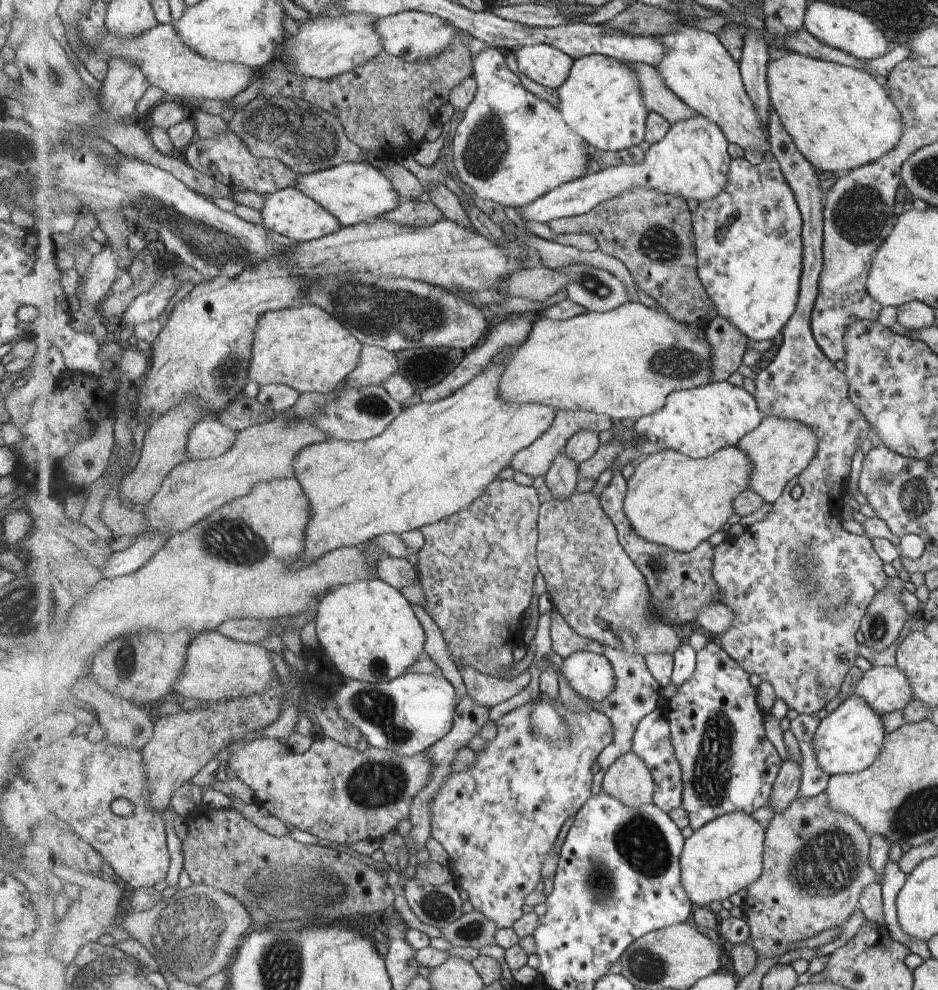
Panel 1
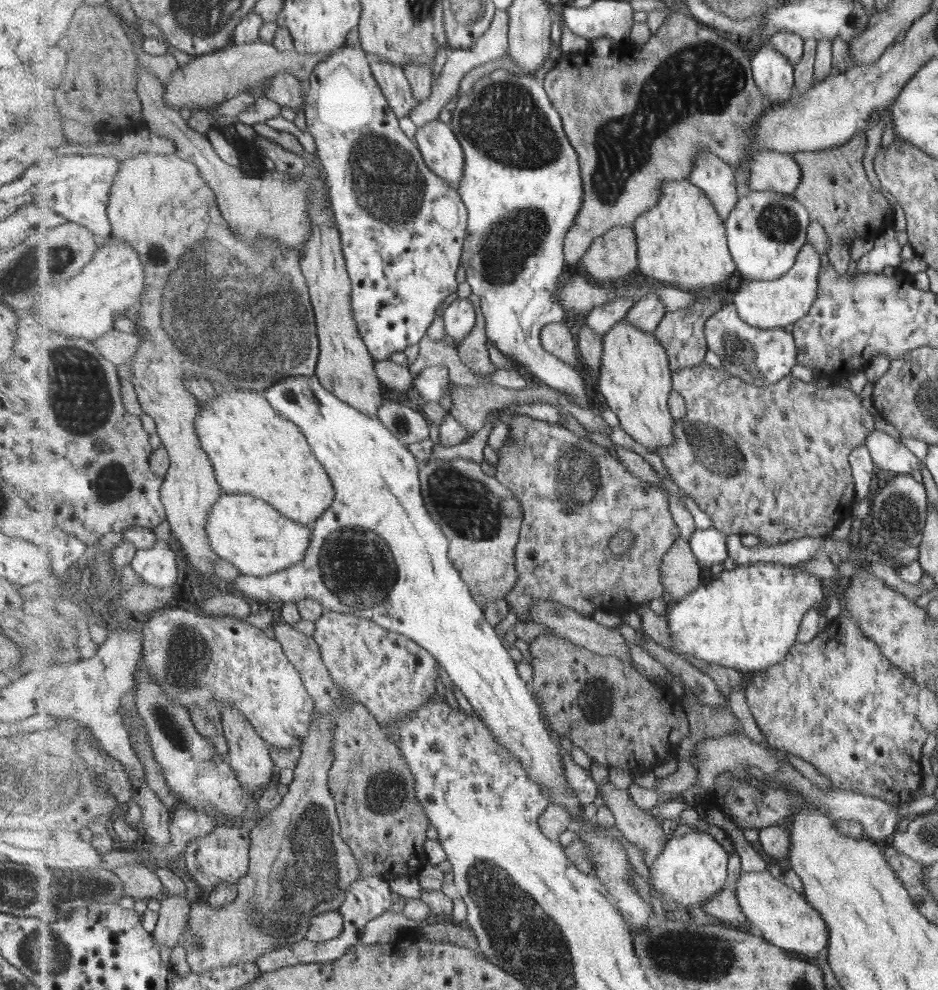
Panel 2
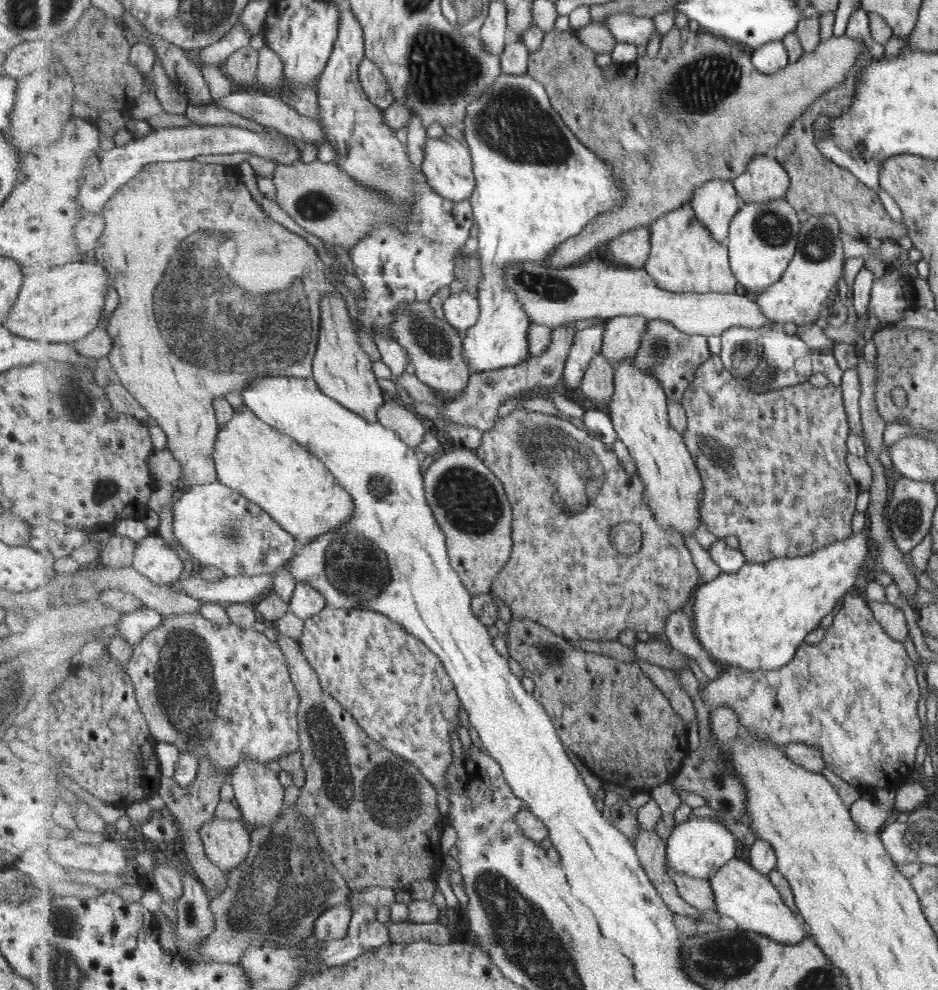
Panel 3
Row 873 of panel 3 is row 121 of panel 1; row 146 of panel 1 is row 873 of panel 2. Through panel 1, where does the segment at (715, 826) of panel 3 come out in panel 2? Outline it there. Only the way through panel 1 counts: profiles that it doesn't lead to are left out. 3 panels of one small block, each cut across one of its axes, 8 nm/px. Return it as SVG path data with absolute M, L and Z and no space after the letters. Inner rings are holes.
M704 828L683 836L673 836L655 860L650 871L650 886L661 896L669 896L681 908L699 908L727 886L727 862L730 848L719 833Z

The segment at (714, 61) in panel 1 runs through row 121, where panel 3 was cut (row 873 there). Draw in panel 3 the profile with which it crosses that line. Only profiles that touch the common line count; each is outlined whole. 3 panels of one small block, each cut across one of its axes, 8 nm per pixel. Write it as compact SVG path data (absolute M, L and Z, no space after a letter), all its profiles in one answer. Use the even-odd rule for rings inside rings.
M731 859L715 871L709 881L715 890L715 902L719 906L717 911L734 919L738 928L763 933L781 944L798 944L809 937L810 934L802 928L799 914L787 906L782 893L775 888L768 875L759 872L750 862Z

